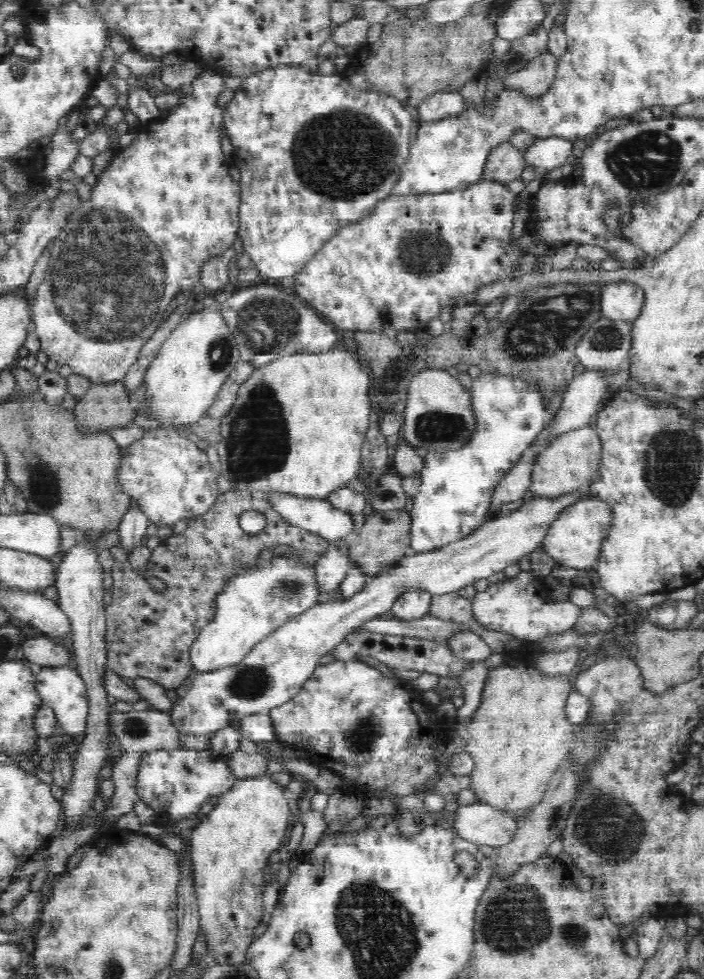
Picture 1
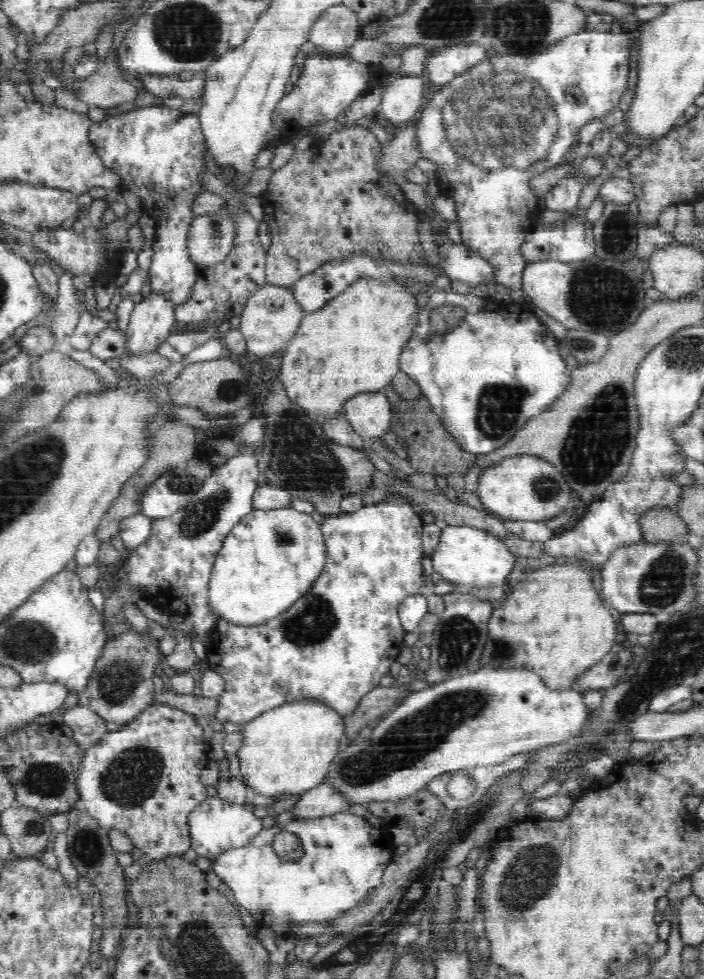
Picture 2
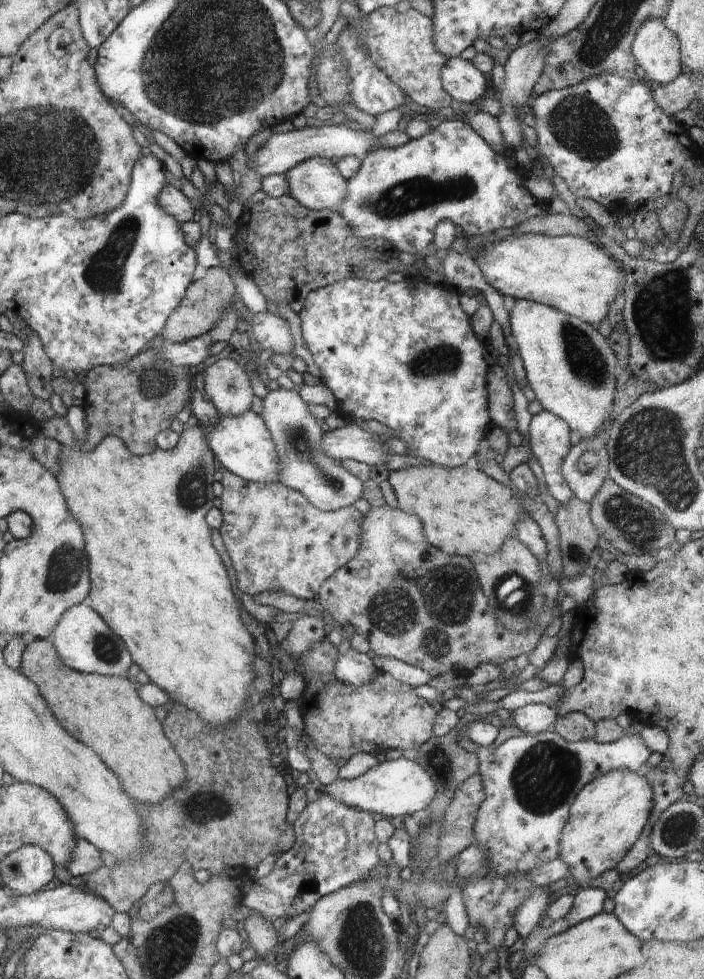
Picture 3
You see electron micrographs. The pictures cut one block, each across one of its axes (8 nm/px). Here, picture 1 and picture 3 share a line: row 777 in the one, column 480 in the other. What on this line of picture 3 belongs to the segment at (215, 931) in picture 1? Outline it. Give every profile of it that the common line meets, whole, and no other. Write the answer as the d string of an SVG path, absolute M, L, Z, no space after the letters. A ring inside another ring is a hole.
M506 234L482 248L477 264L485 281L503 296L542 303L591 325L608 317L612 302L625 286L622 264L608 256L597 241L579 236Z

